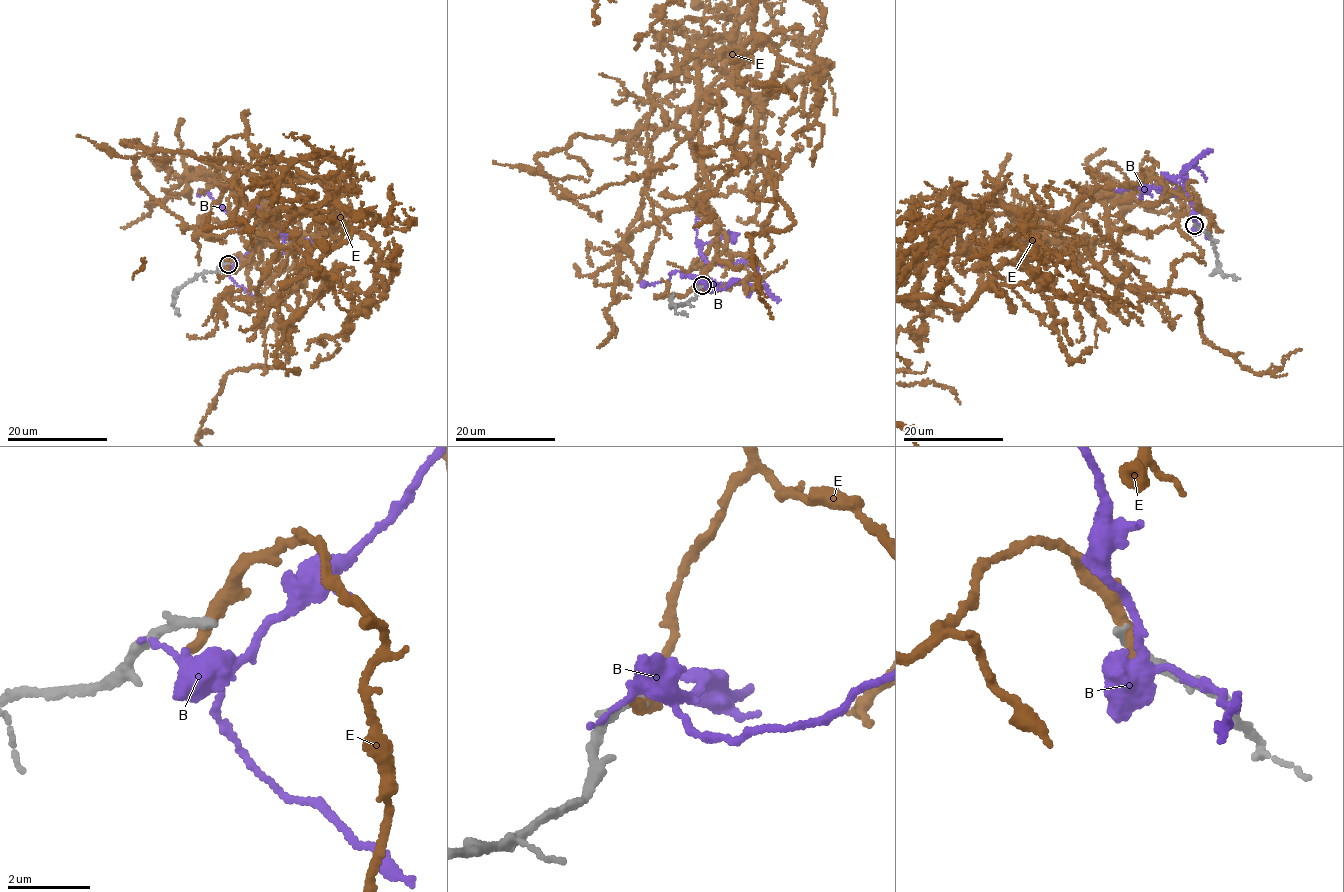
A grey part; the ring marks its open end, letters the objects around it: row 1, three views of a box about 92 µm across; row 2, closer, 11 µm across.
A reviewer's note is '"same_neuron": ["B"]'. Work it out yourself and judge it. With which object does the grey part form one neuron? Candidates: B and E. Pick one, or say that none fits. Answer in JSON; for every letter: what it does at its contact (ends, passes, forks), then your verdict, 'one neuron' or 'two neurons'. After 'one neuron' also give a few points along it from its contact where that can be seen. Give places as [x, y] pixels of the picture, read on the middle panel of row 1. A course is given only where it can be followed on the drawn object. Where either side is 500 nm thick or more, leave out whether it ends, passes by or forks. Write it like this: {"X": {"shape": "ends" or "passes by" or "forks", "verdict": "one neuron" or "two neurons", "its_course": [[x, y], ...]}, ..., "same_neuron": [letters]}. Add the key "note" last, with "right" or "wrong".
{"B": {"shape": "ends", "verdict": "two neurons"}, "E": {"shape": "ends", "verdict": "two neurons"}, "same_neuron": [], "note": "wrong"}

